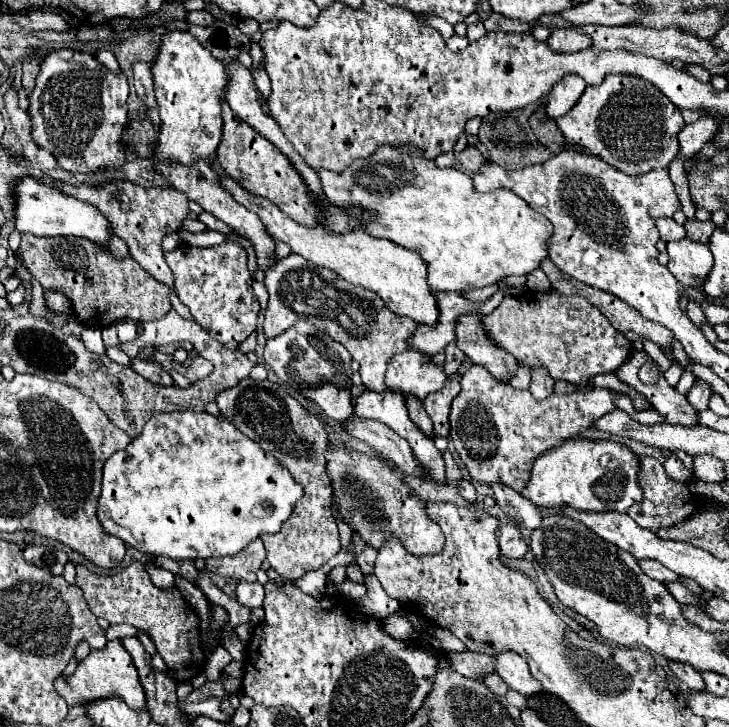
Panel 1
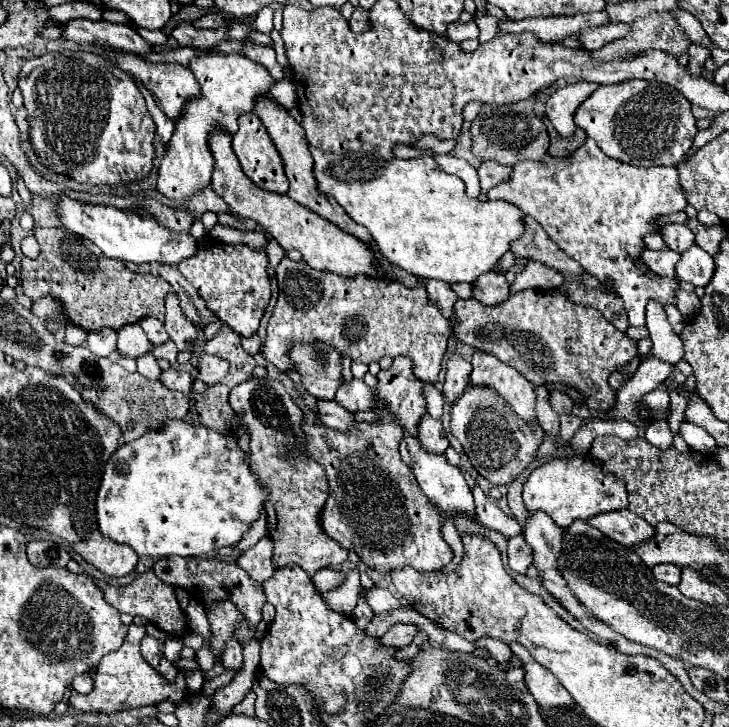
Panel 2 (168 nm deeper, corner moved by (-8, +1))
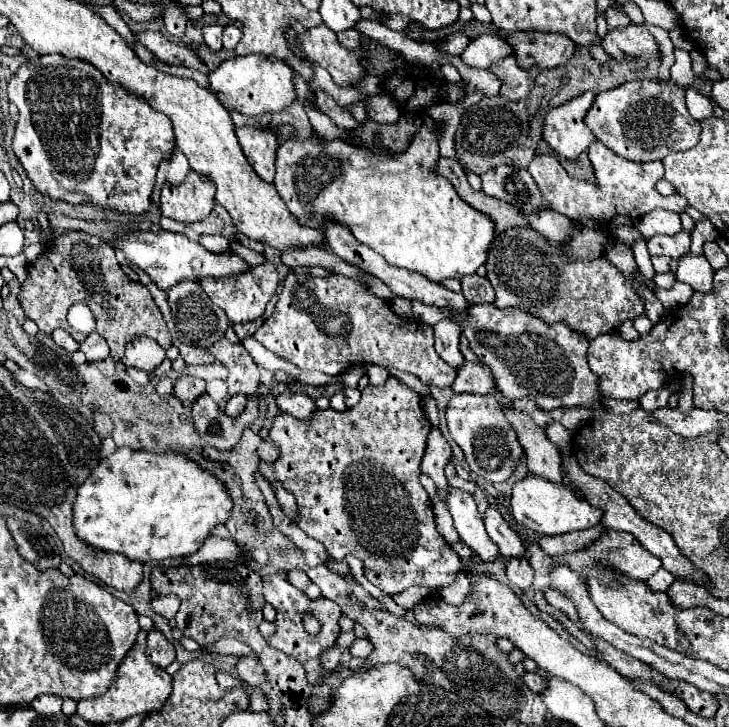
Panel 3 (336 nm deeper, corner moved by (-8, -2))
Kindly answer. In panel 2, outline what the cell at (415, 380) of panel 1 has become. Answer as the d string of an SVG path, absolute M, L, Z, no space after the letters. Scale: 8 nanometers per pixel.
M400 356L394 360L394 366L390 370L378 372L378 384L372 390L380 404L384 404L384 408L376 408L376 414L380 416L378 422L358 422L348 432L324 428L322 424L302 424L304 442L298 446L298 450L316 460L326 470L328 478L328 500L320 512L320 526L324 534L336 540L342 548L356 552L360 560L368 568L374 568L378 574L390 574L390 570L404 566L412 566L420 572L432 572L444 568L452 560L452 550L440 536L440 524L444 518L428 500L428 496L420 492L412 468L402 462L398 452L398 446L404 440L406 432L410 436L418 436L420 418L426 414L422 386L424 382L412 376L412 364L408 364L408 360Z

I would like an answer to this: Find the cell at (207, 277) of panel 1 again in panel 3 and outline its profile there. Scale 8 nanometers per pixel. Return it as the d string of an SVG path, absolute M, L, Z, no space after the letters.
M264 261L262 265L252 267L252 271L246 271L246 275L226 275L224 279L200 279L200 287L212 299L214 305L218 305L226 311L232 325L250 323L264 315L266 303L272 299L276 287L278 287L278 271L276 271L274 263Z

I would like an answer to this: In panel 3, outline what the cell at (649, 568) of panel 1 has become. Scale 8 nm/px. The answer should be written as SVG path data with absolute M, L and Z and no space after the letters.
M658 569L646 583L652 591L668 591L668 587L674 583L674 575L666 569Z

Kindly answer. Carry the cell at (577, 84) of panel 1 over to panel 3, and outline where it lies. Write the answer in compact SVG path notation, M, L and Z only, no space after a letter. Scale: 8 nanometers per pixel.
M588 91L548 111L544 119L544 139L558 155L576 159L596 139L582 121L592 101L594 93Z

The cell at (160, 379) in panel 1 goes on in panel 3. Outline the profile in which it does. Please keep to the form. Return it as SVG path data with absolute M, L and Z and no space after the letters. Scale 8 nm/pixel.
M182 375L174 381L174 397L180 399L182 403L188 401L192 403L196 397L200 397L206 391L206 383L198 377L190 377L190 375Z

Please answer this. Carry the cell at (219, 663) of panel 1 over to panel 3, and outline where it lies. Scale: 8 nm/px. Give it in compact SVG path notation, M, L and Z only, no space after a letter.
M244 655L244 657L238 659L238 663L236 663L236 675L240 679L244 679L252 687L256 687L256 685L260 685L264 681L264 669L260 667L258 661L254 661L248 655Z

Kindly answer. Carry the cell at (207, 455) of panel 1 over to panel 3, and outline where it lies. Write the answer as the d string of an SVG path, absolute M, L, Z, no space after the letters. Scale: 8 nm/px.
M118 447L110 457L102 459L90 477L80 485L74 503L74 527L78 537L100 549L122 553L136 561L162 561L168 557L188 557L196 553L204 539L208 539L214 527L224 525L232 515L232 497L220 479L204 469L194 459L180 455L180 451L152 453L132 451L130 447Z

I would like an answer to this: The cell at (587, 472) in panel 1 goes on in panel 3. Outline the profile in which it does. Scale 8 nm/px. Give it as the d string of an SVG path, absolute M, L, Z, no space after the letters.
M528 473L512 489L512 515L518 523L542 535L564 535L578 529L588 529L600 523L600 509L592 507L586 499L580 499L564 483L552 483L540 475Z

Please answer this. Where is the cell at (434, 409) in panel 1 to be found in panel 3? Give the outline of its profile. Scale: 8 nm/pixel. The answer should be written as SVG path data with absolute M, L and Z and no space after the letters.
M440 321L434 325L436 353L438 357L454 369L464 365L464 357L460 353L460 327L454 321Z

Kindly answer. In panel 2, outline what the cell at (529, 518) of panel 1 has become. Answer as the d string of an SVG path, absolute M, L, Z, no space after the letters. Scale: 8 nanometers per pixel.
M530 514L524 526L524 538L534 550L534 568L538 570L538 574L544 574L548 570L556 570L560 574L558 556L562 552L562 534L562 528L556 528L548 514Z

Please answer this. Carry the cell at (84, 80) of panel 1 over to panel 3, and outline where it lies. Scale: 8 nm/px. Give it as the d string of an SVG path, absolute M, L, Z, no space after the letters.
M36 55L20 65L8 83L8 99L20 111L20 129L16 129L12 149L40 193L68 203L110 207L120 213L140 215L148 211L158 165L174 147L172 123L164 113L154 111L148 101L124 91L118 83L104 79L92 63L62 55Z

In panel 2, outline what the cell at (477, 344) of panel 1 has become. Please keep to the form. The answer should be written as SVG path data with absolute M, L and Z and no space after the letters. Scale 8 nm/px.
M474 352L472 366L470 386L486 386L496 390L512 406L512 410L526 420L528 426L536 424L536 394L528 380L486 352Z

